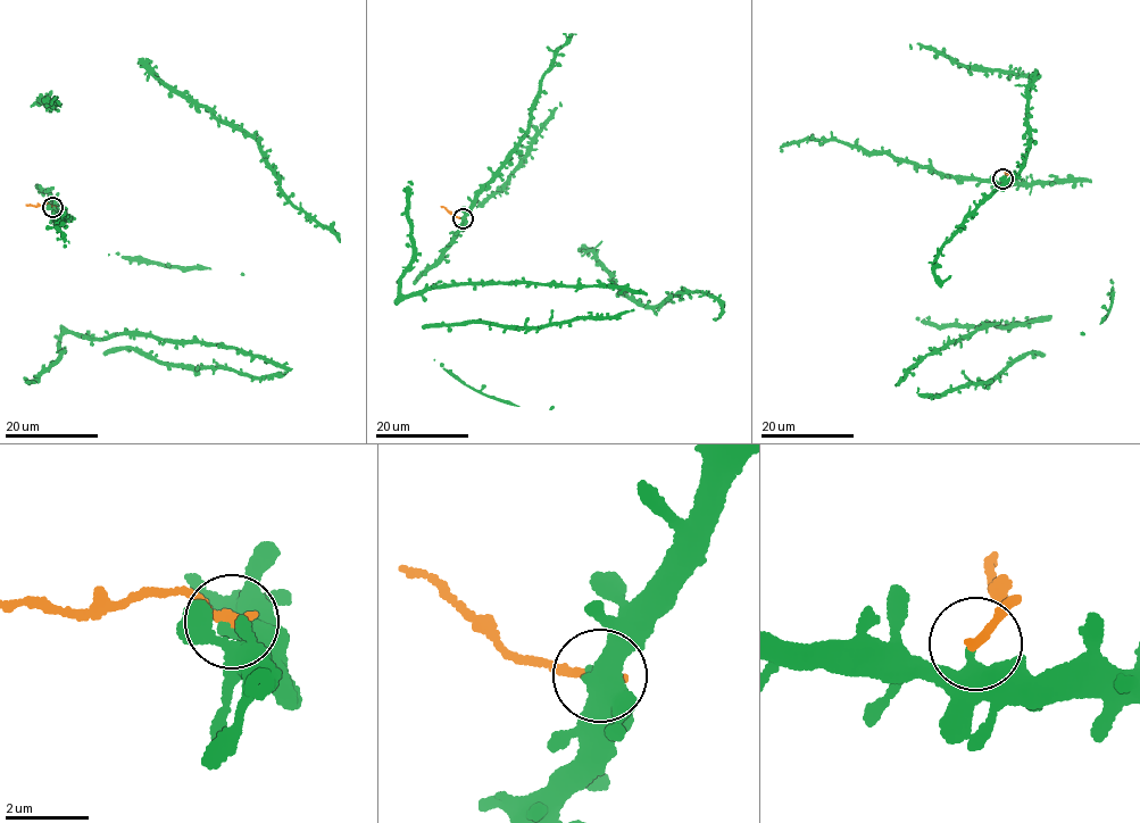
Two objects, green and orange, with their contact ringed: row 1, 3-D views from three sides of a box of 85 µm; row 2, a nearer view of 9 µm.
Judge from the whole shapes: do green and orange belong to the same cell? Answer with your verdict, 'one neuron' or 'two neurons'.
two neurons

